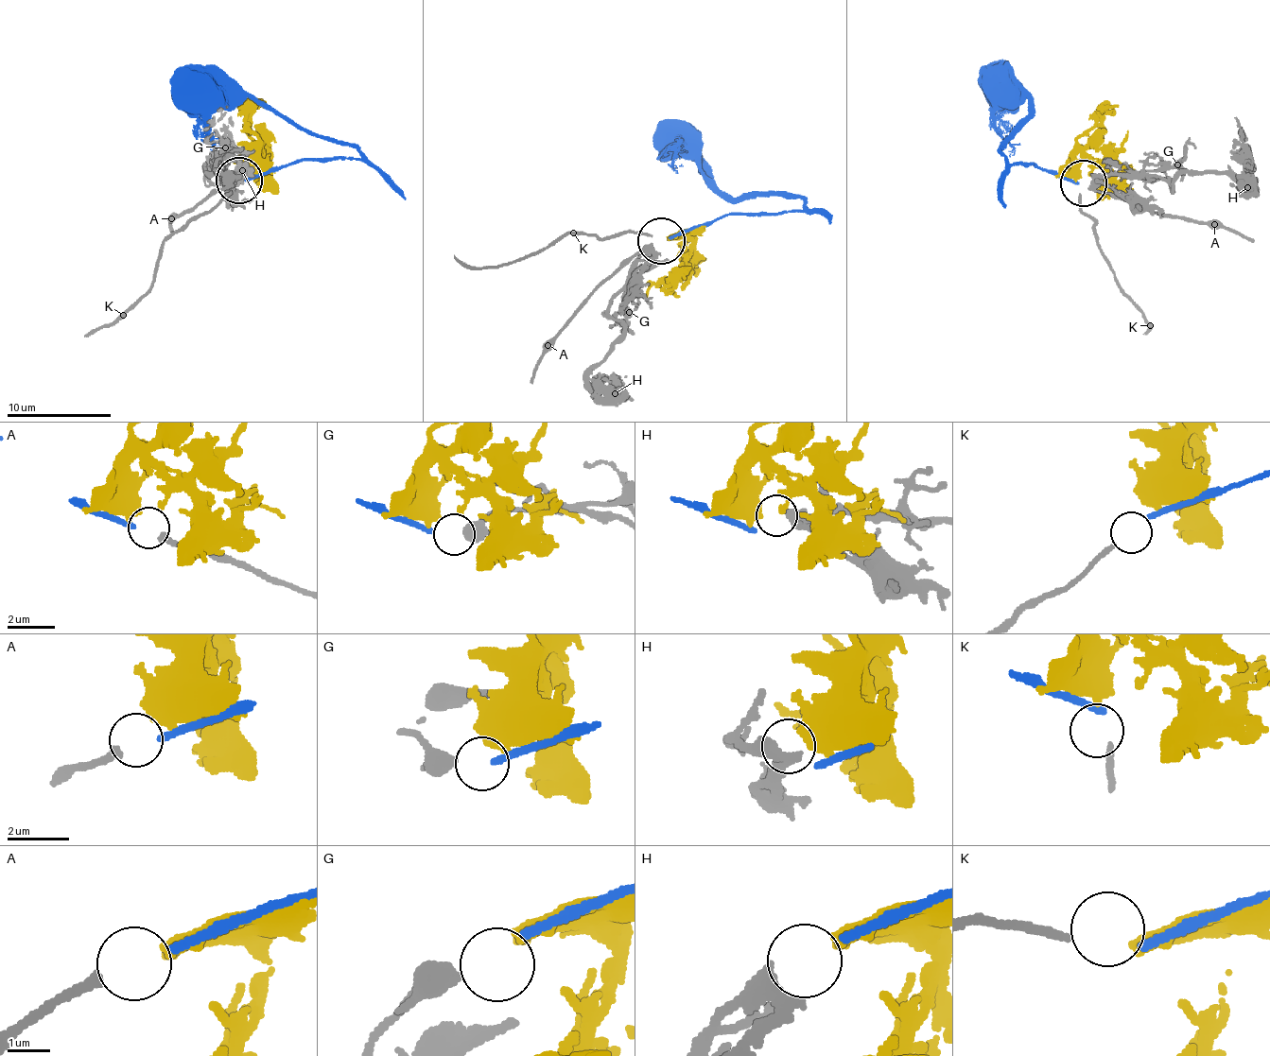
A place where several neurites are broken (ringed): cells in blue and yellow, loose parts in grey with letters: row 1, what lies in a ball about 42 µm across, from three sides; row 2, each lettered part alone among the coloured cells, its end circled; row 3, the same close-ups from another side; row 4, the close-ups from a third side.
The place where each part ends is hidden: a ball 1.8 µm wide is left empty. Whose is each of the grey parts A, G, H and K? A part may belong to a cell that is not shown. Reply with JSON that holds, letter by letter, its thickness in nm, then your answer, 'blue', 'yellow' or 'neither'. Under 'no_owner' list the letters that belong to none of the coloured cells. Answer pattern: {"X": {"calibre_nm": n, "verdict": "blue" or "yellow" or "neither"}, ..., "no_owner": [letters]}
{"A": {"calibre_nm": 280, "verdict": "blue"}, "G": {"calibre_nm": 500, "verdict": "neither"}, "H": {"calibre_nm": 320, "verdict": "yellow"}, "K": {"calibre_nm": 190, "verdict": "neither"}, "no_owner": ["G", "K"]}

